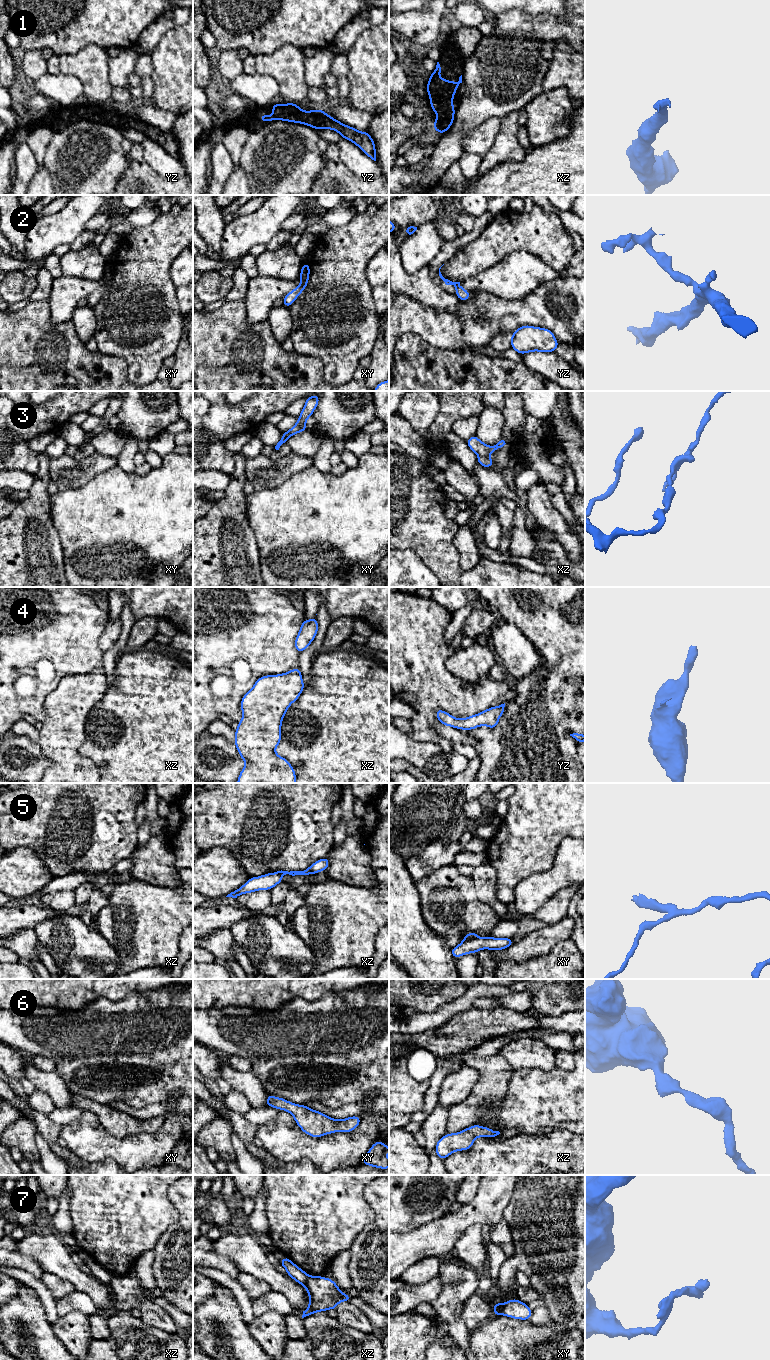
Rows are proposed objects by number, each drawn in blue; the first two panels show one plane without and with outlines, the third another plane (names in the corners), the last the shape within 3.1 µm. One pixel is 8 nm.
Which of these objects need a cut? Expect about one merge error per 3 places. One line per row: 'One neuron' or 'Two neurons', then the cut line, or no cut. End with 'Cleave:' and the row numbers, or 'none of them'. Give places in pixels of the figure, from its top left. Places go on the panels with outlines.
1: One neuron. No split
2: One neuron. No split
3: Two neurons. Split along xy (288, 431), (288, 437), (282, 443)
4: One neuron. No split
5: Two neurons. Split along xy (478, 937), (465, 940), (462, 943)
6: One neuron. No split
7: Two neurons. Split along xy (500, 1304), (502, 1314)
Cleave: 3, 5, 7

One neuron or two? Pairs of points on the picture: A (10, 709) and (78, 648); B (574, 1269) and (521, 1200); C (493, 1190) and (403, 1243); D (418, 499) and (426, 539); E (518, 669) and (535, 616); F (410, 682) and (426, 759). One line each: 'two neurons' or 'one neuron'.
A: one neuron
B: one neuron
C: one neuron
D: one neuron
E: two neurons
F: two neurons

